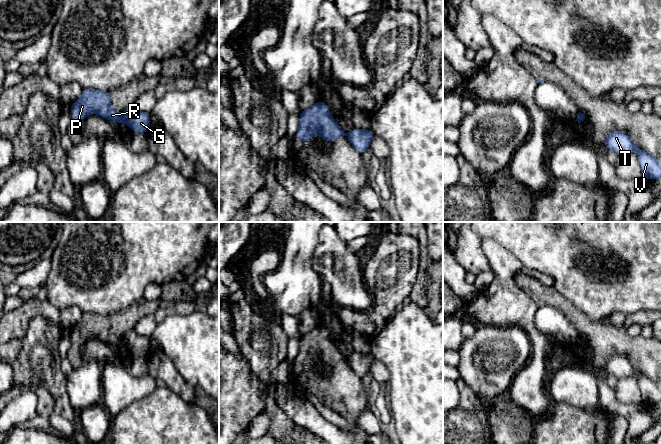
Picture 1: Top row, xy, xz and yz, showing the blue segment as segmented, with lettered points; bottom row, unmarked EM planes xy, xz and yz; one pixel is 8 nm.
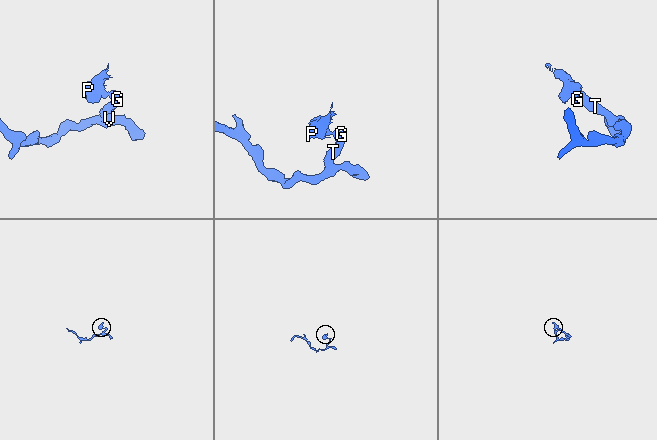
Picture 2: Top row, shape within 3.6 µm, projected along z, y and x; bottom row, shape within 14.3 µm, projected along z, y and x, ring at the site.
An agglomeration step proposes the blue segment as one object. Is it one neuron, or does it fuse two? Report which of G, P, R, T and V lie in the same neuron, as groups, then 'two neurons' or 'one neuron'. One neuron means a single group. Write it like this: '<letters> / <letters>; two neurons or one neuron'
G T V / P R; two neurons

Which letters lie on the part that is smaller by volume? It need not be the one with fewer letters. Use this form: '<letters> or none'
P, R

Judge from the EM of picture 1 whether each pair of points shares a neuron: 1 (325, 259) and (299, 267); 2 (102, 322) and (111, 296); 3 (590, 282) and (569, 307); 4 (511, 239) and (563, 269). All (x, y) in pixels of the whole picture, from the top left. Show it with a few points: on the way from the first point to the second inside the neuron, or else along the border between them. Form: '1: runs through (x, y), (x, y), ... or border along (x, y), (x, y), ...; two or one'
1: border along (318, 241), (311, 260), (311, 267), (323, 279); two
2: border along (126, 308), (105, 315), (83, 313); two
3: border along (554, 287), (589, 318); two
4: runs through (524, 239), (533, 239), (550, 256); one

